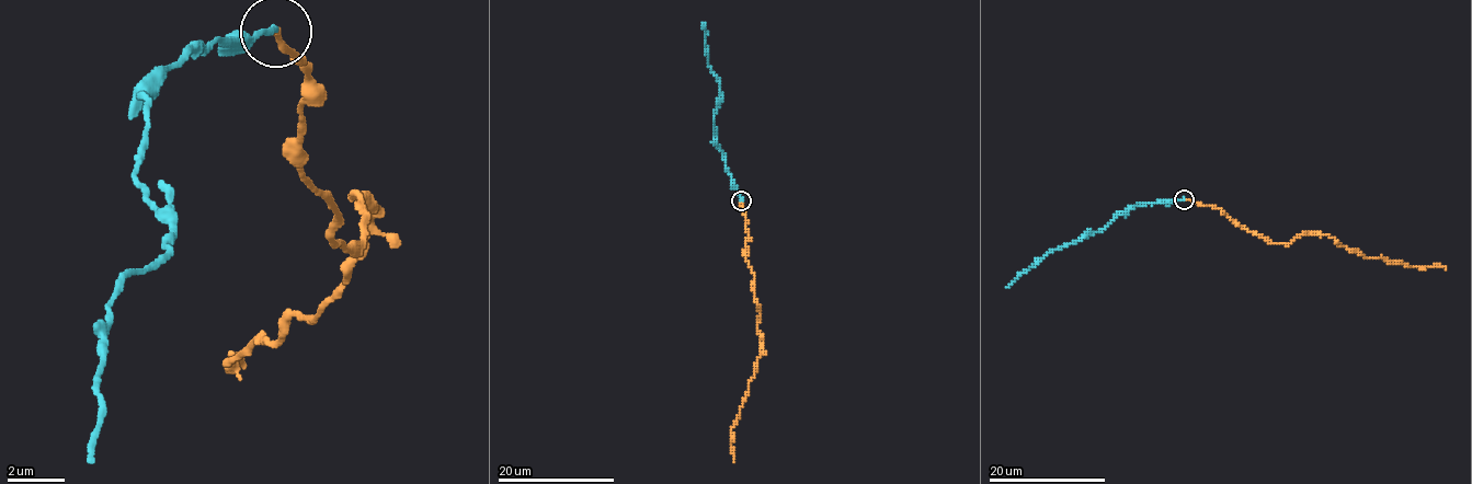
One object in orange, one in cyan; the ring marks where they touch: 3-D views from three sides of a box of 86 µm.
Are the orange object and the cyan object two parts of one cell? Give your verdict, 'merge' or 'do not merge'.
do not merge

